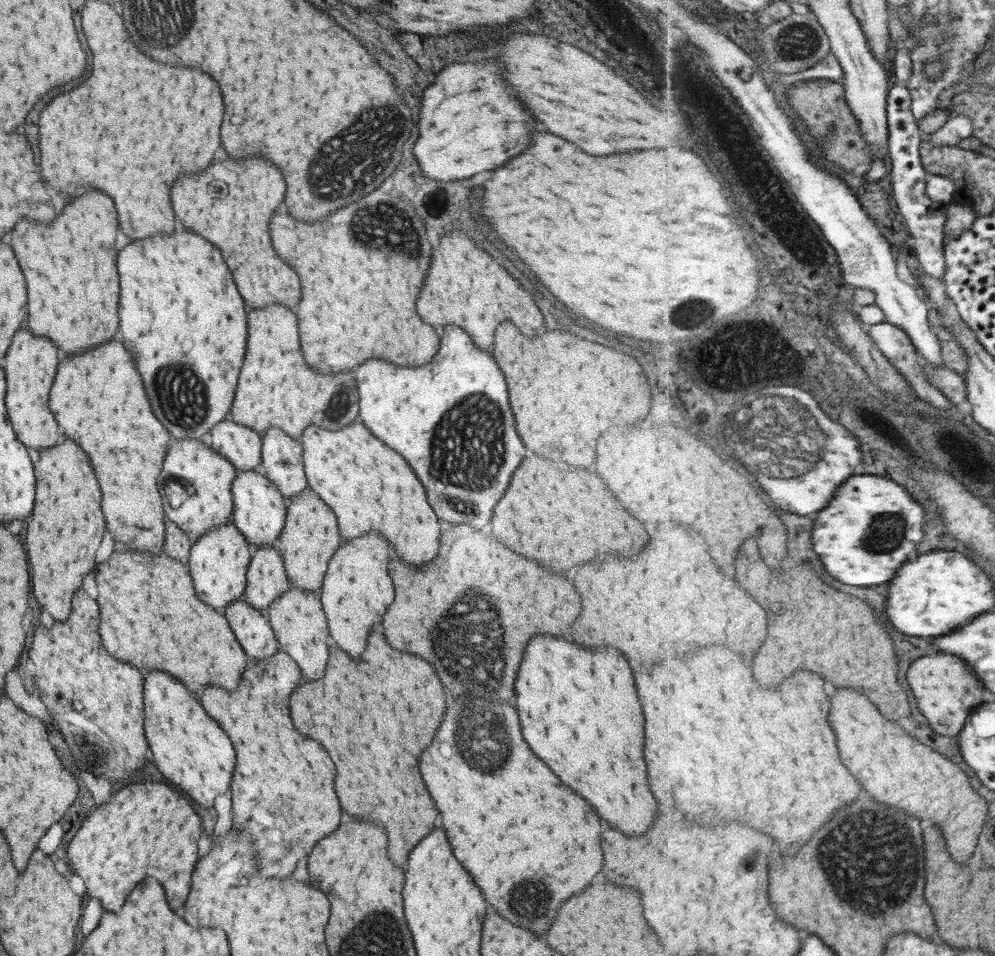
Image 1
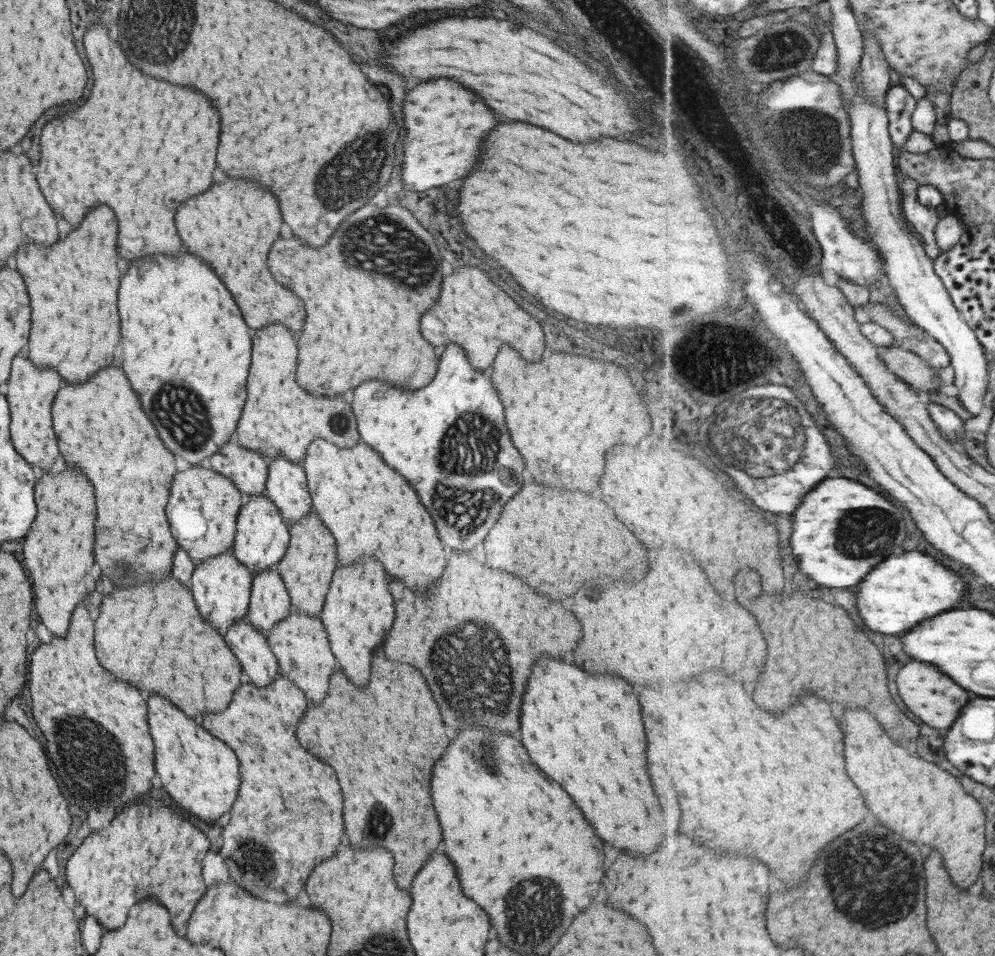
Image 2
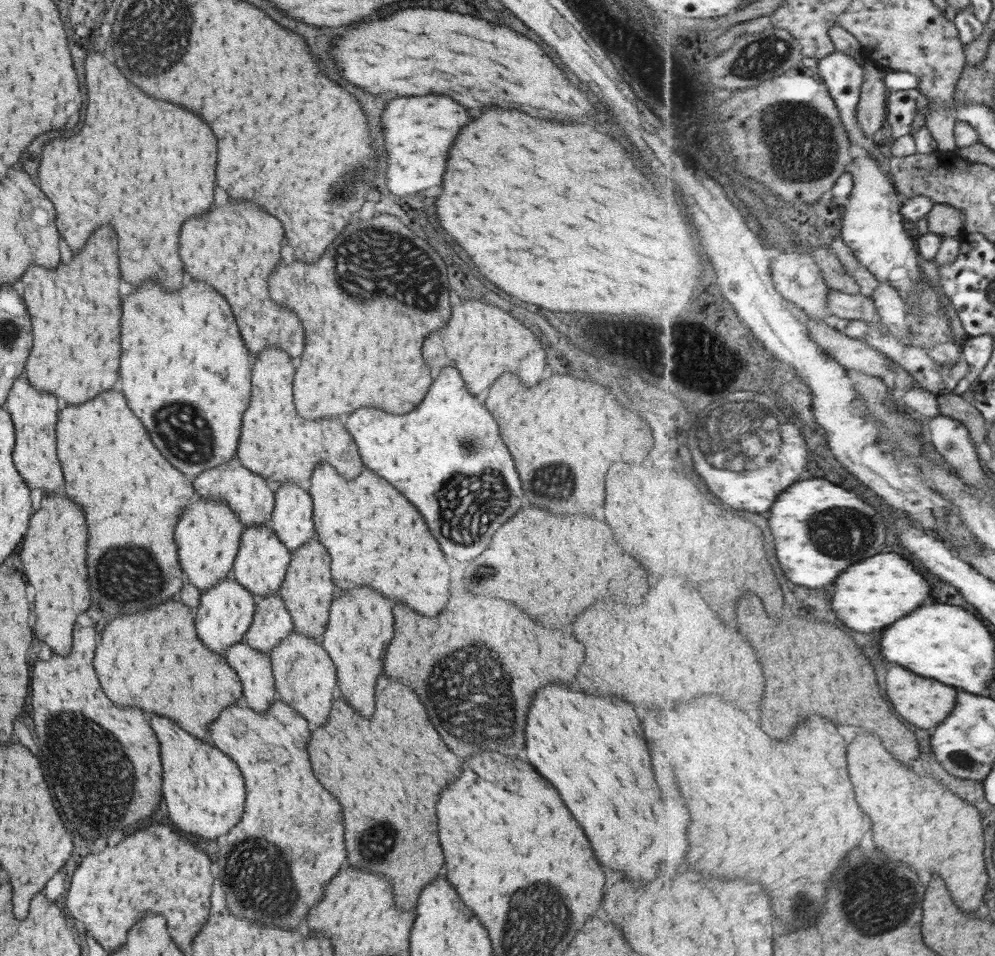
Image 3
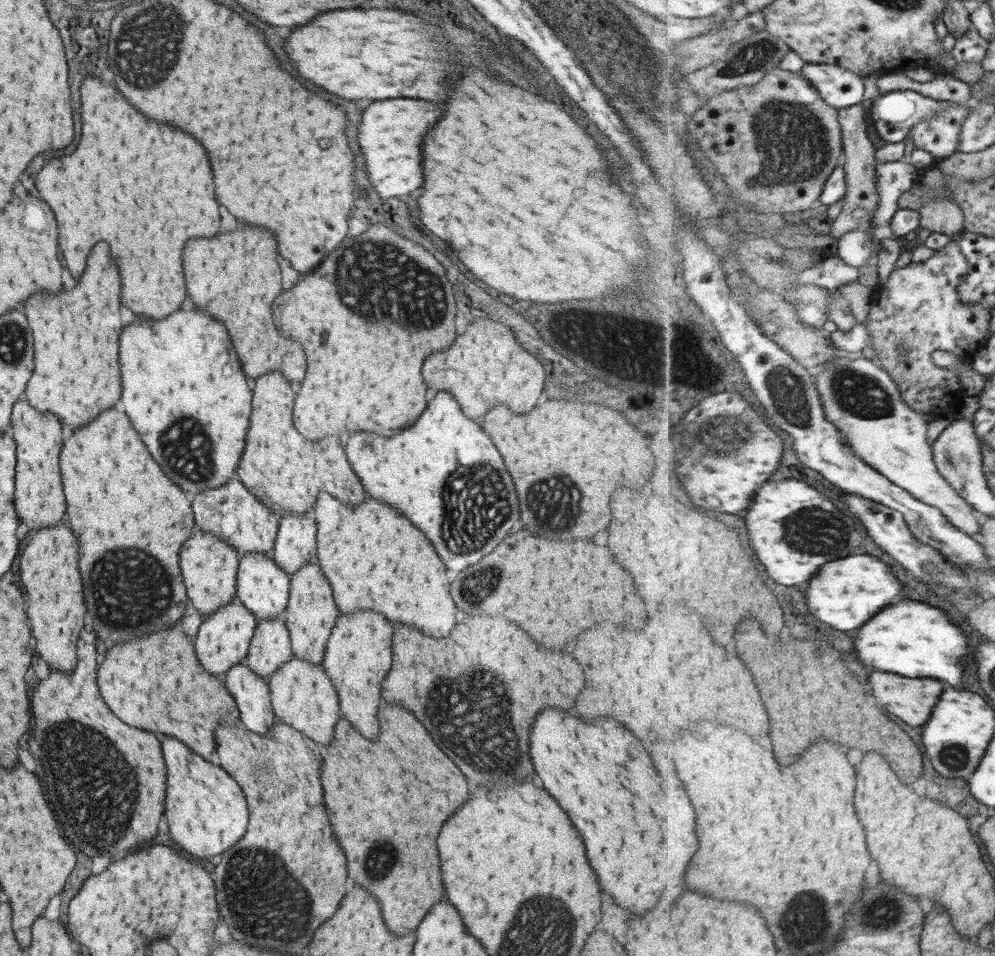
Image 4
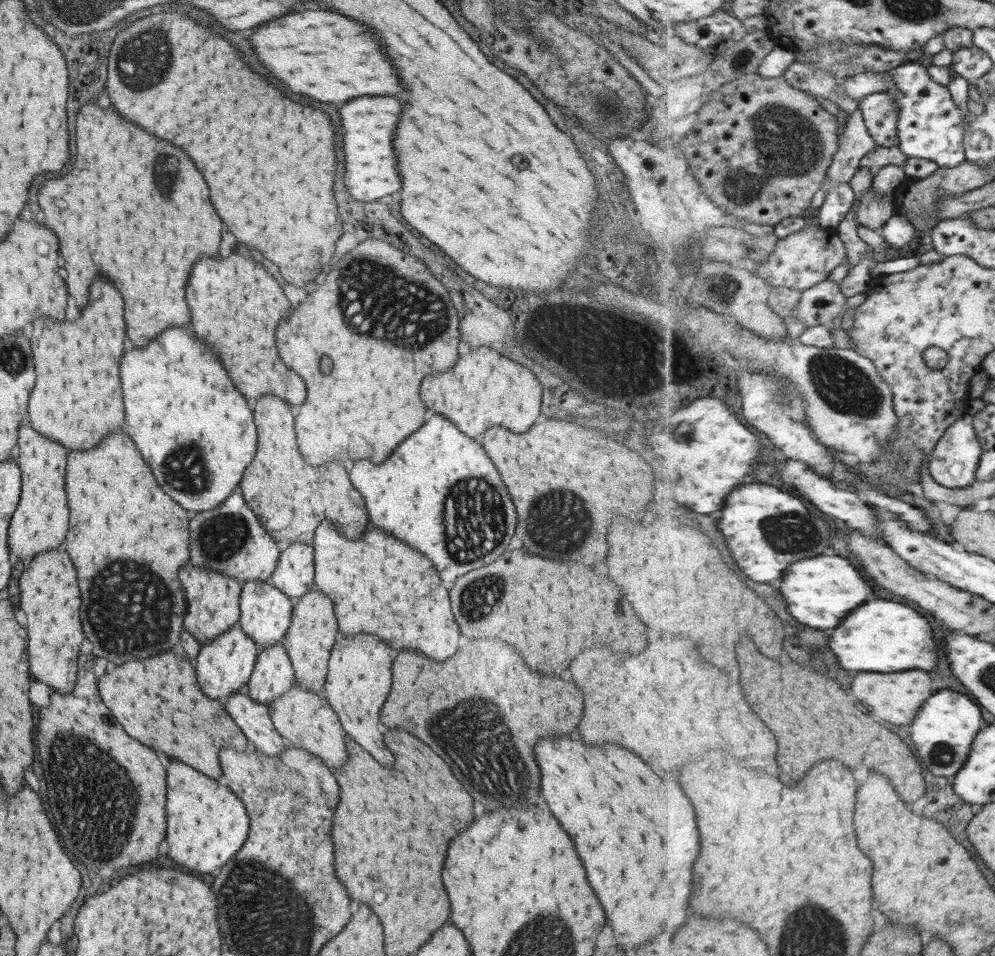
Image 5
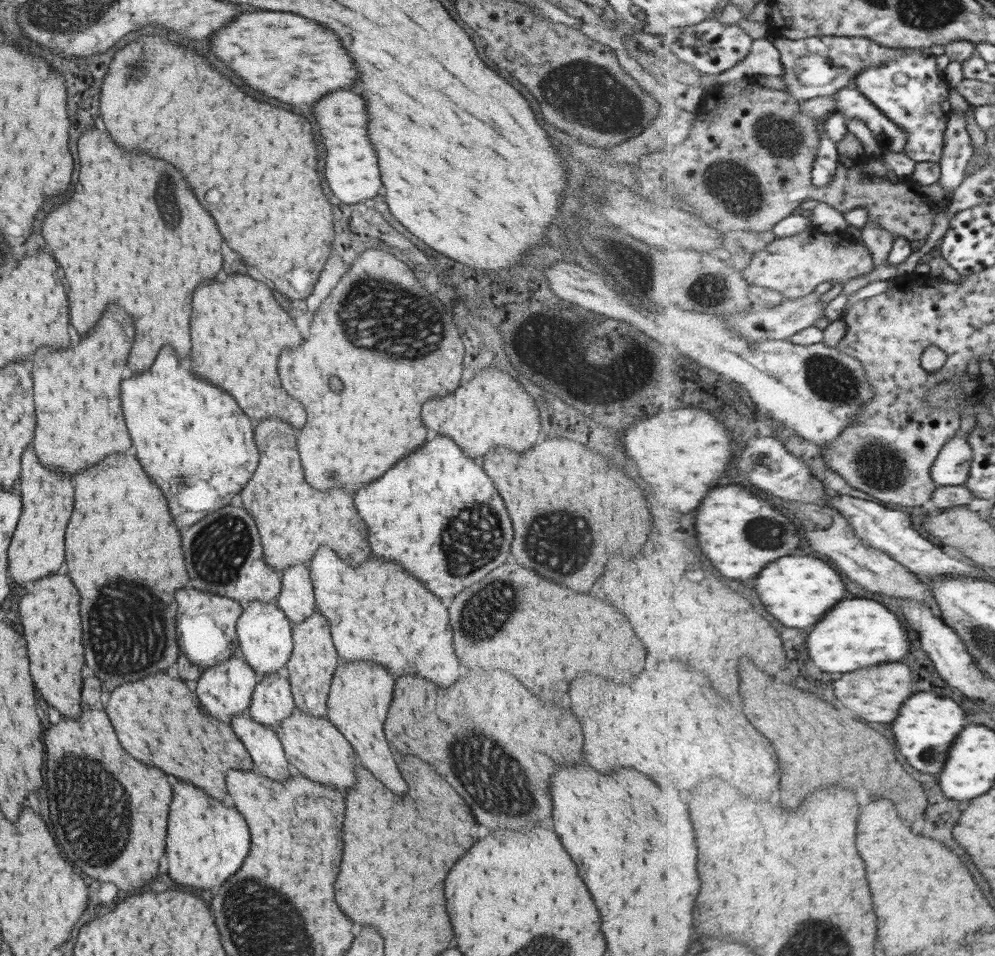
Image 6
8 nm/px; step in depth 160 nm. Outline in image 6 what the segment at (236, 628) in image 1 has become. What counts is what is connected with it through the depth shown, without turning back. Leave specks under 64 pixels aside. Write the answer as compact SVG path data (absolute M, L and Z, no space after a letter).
M247 710L232 716L229 722L231 731L241 741L259 774L271 778L273 782L284 782L290 778L292 769L271 727L255 723Z

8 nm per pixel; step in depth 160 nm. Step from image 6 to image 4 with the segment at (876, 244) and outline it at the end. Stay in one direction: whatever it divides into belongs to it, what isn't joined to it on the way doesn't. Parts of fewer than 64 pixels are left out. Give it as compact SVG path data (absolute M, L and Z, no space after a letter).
M865 104L855 105L849 108L837 109L839 114L839 125L841 126L841 138L843 138L844 152L843 165L846 170L846 181L848 184L844 196L844 207L842 213L836 220L828 225L827 231L830 236L840 239L844 234L852 232L870 224L880 207L881 195L878 189L878 172L876 149L867 134L867 110Z

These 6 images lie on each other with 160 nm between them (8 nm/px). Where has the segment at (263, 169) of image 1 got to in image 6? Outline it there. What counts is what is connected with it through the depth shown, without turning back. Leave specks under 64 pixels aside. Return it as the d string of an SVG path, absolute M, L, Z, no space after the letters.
M235 274L223 282L199 284L191 306L191 368L195 374L233 396L247 418L259 422L273 416L301 428L305 424L303 406L285 394L275 372L279 352L297 346L301 336L293 320L277 306L269 288Z

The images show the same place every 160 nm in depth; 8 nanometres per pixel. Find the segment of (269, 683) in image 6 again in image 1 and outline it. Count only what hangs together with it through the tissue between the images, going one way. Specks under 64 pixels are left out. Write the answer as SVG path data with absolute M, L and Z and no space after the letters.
M274 545L255 547L251 555L242 597L255 610L265 613L268 606L291 586Z

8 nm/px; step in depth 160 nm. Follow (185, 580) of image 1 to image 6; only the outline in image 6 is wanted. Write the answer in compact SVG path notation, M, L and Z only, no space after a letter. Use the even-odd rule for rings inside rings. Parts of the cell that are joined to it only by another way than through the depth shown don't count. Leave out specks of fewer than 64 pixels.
M153 674L145 680L121 684L109 694L105 712L115 728L121 748L129 756L145 766L155 766L165 774L199 786L215 800L225 798L225 772L229 768L241 768L241 764L247 764L247 770L251 770L253 766L249 754L231 727L207 716L207 712L199 708L195 694L177 678ZM167 712L169 718L173 718L171 726L165 726Z

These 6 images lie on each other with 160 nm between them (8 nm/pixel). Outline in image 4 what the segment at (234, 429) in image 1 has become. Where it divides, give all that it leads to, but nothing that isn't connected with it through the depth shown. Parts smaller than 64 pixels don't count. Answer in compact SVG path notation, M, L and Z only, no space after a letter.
M235 476L230 477L223 486L201 490L190 499L196 529L220 538L232 546L238 552L238 556L247 552L271 553L279 520Z

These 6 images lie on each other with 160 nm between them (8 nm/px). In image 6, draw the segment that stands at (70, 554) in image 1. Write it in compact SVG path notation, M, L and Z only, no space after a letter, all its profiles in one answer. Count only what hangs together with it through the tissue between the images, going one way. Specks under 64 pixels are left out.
M47 576L33 582L31 590L23 594L19 602L19 616L23 638L27 642L29 672L39 696L67 718L80 715L79 692L81 692L81 666L83 646L77 612L77 590L67 576Z

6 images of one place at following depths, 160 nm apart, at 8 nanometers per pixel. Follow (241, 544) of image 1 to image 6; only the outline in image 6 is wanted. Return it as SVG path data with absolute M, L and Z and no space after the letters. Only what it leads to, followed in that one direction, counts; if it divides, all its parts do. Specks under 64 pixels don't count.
M236 652L215 666L201 669L201 676L199 676L197 688L195 688L195 696L199 698L199 702L201 702L203 710L207 710L207 714L211 714L213 718L229 725L232 716L248 710L256 683L256 674L242 659L241 654Z

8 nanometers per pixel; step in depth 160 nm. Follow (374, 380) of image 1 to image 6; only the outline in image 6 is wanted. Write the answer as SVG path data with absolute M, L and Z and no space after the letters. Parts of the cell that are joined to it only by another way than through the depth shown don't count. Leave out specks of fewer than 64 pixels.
M435 436L411 456L398 460L381 478L359 488L353 502L367 526L371 554L397 562L407 570L407 574L419 578L437 598L451 598L473 582L479 582L485 574L503 564L509 554L511 524L501 498L477 462L465 458L463 452L445 436Z

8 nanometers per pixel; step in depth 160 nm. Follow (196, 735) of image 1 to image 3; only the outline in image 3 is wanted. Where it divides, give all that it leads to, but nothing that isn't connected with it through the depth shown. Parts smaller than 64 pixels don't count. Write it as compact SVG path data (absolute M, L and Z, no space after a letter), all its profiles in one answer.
M151 716L149 726L159 740L163 768L161 794L171 824L185 834L195 834L197 838L207 840L227 834L229 828L239 822L245 800L245 788L237 766L223 752L185 734L167 718Z

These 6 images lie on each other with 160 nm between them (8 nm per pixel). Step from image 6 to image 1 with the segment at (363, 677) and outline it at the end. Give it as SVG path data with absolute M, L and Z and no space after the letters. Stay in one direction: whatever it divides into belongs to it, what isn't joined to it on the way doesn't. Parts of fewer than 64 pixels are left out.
M369 532L361 538L349 540L347 544L341 544L329 560L319 598L329 624L329 636L349 656L361 656L369 630L373 624L381 622L383 612L393 600L393 588L387 576L387 554L389 546L385 540L377 532Z

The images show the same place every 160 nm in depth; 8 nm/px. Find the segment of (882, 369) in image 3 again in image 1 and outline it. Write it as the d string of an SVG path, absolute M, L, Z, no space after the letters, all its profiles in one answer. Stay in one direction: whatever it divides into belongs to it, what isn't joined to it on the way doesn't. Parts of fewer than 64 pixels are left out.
M925 360L923 365L925 365L926 375L930 382L937 384L937 388L940 388L945 397L951 400L954 405L961 404L961 402L969 399L967 397L967 383L964 375L949 367L929 365Z

